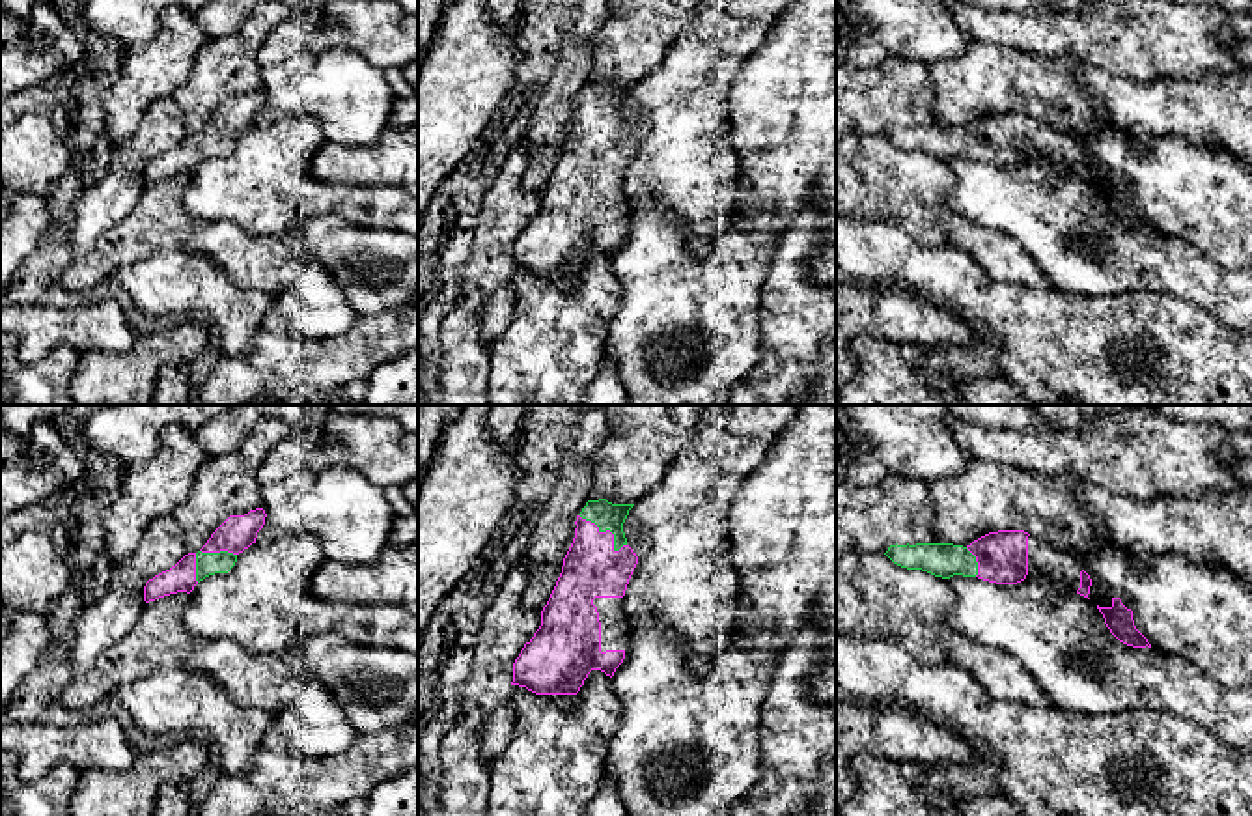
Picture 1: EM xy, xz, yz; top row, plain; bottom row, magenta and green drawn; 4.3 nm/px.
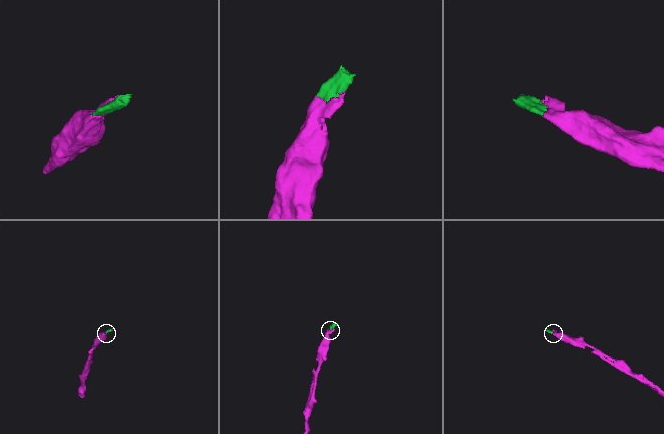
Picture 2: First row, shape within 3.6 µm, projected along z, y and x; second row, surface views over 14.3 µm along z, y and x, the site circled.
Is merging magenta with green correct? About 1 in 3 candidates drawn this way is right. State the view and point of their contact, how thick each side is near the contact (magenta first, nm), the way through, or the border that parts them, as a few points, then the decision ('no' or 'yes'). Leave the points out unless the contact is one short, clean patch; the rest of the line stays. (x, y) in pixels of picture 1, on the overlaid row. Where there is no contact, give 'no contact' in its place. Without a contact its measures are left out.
meets magenta in xz at (609, 531); 240 nm thick on the magenta side, 120 nm on the other; yes

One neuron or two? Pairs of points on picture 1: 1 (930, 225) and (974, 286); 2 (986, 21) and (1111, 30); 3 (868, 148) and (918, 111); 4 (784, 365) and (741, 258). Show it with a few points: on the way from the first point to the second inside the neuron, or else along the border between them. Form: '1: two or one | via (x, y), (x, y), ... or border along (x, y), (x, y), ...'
1: two | border along (909, 234), (928, 247), (961, 249), (984, 271)
2: one | via (1017, 30), (1079, 30)
3: two | border along (855, 131), (883, 137)
4: two | border along (771, 260), (762, 286), (760, 348)

